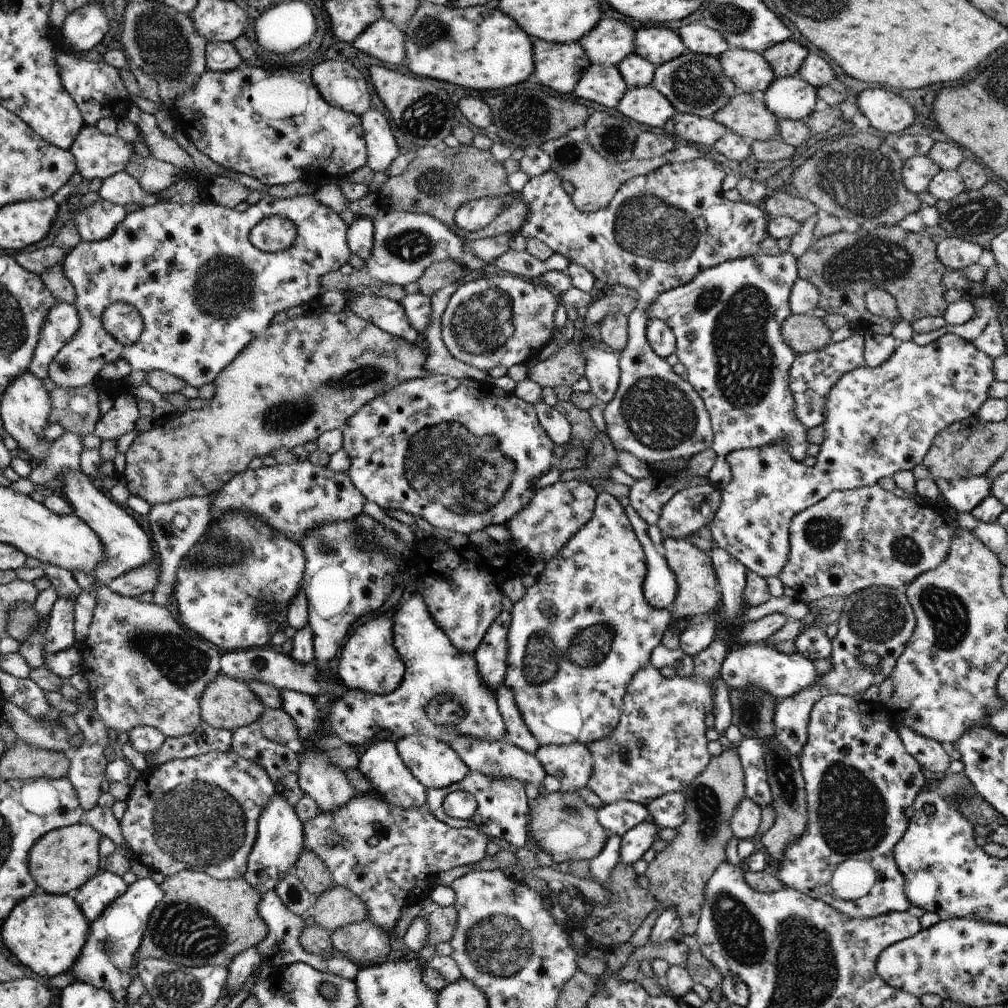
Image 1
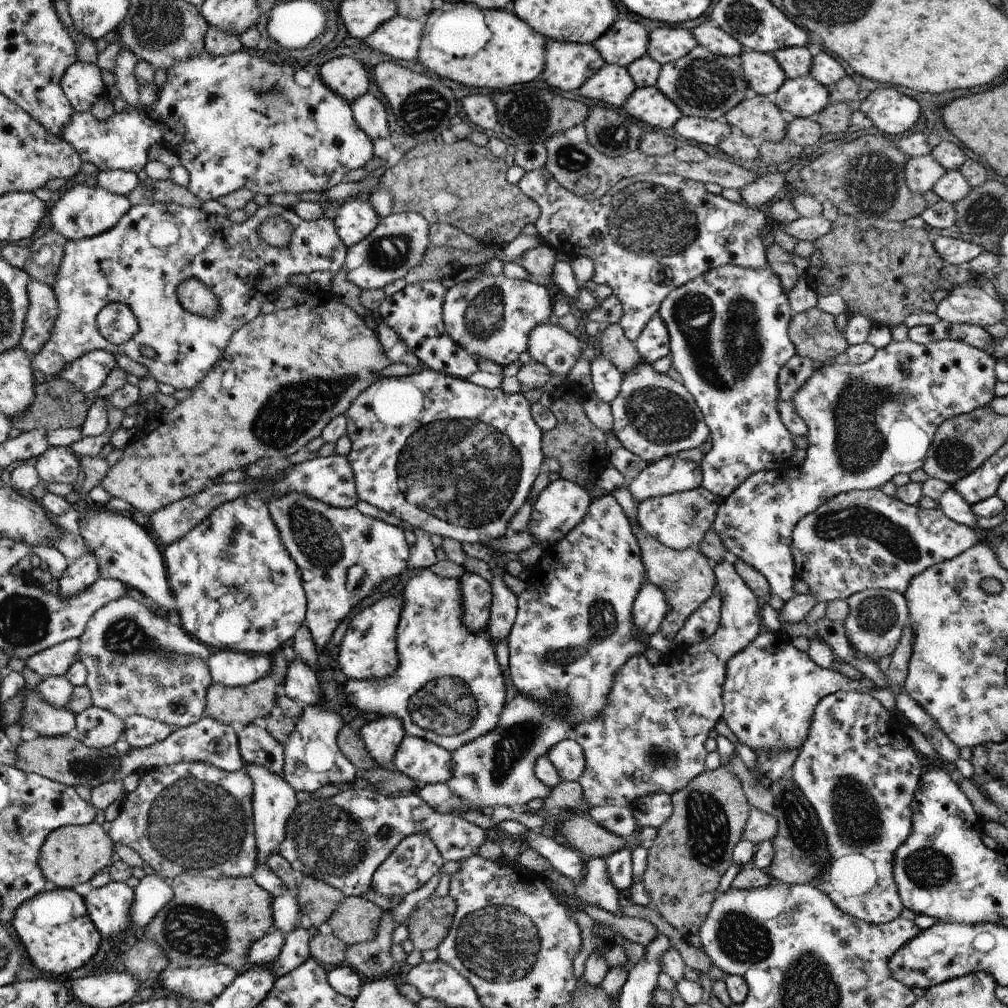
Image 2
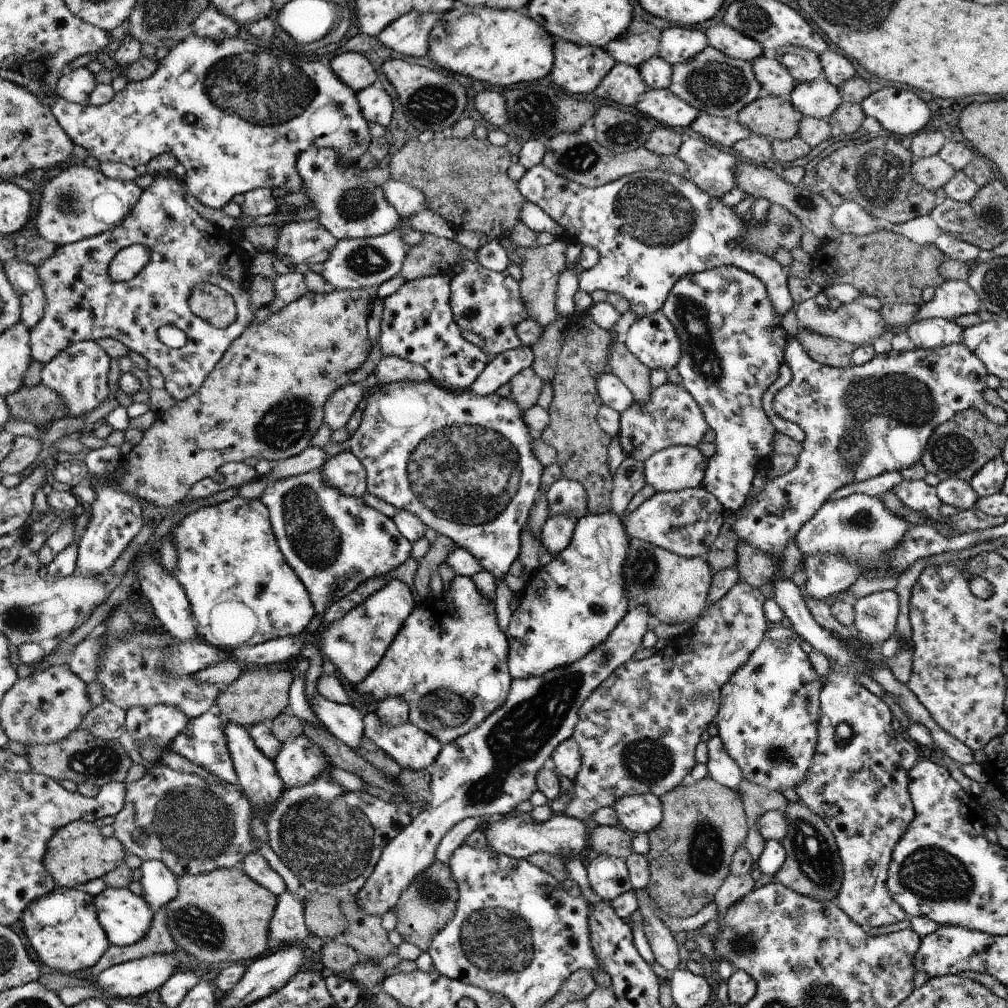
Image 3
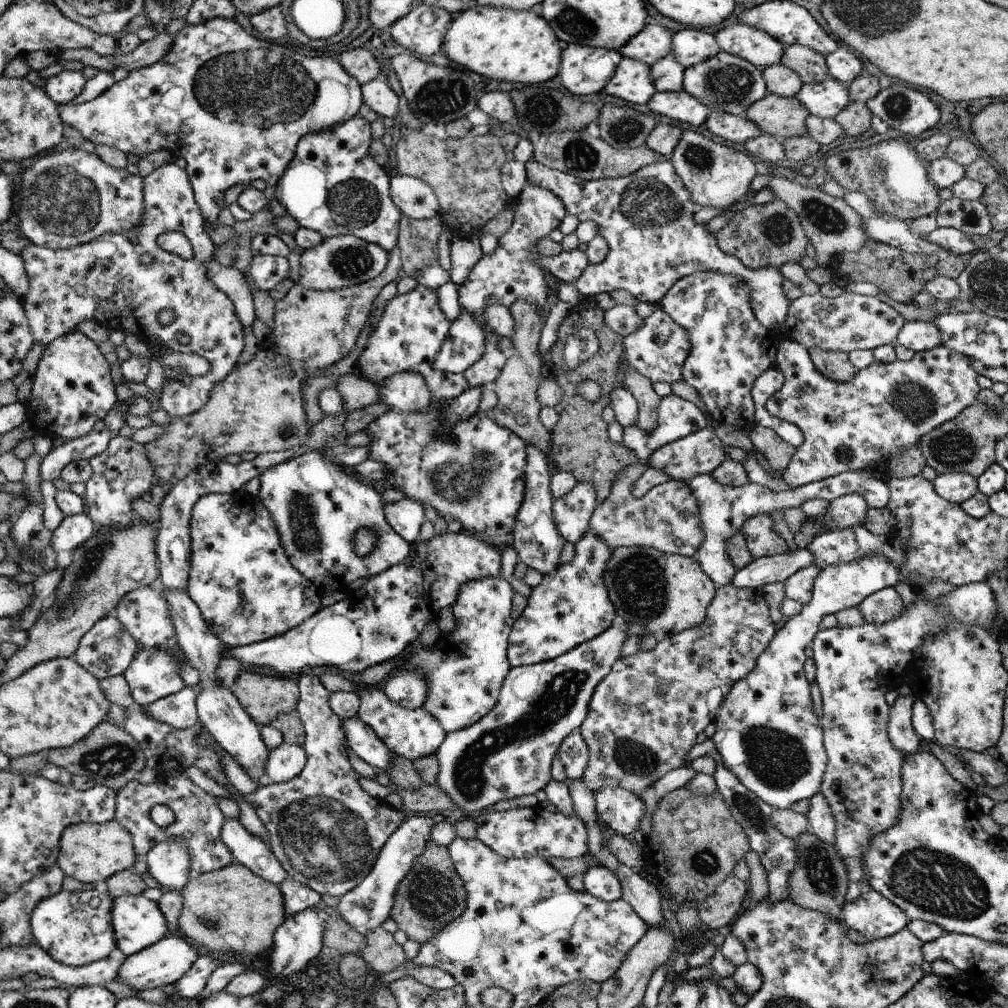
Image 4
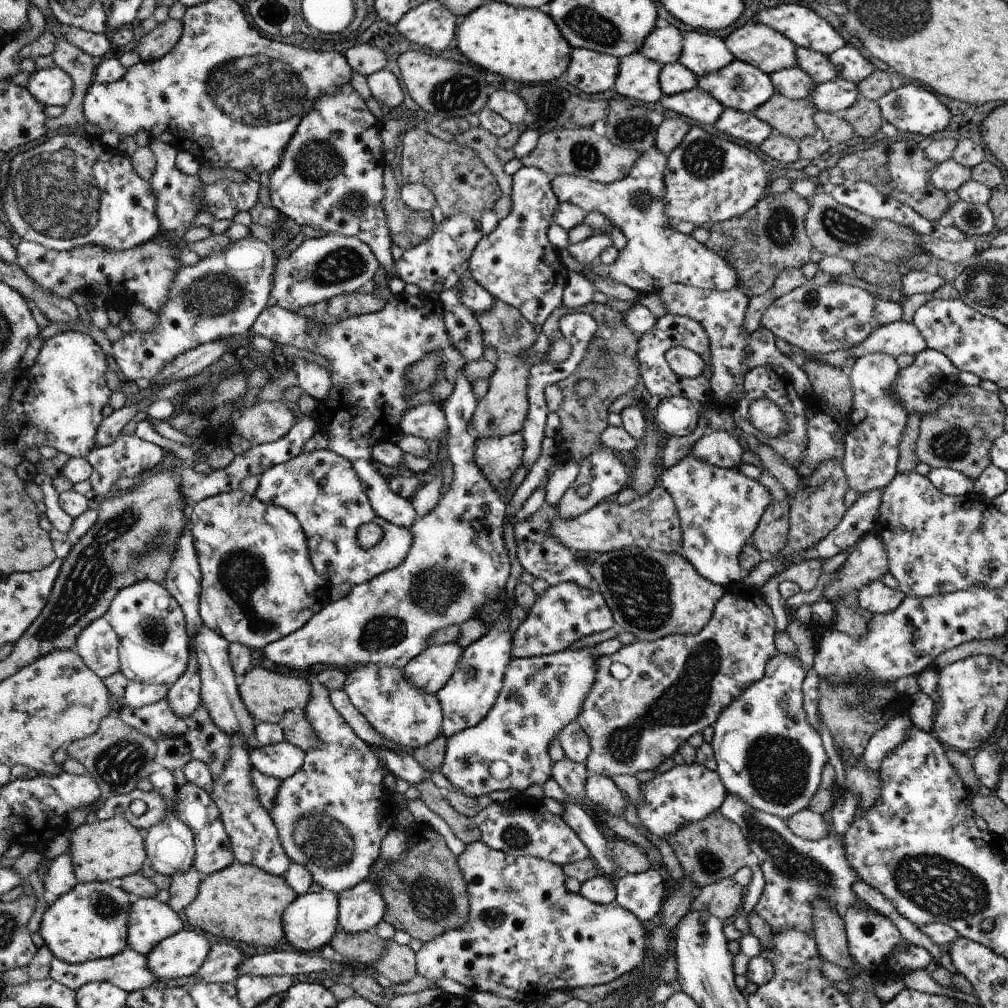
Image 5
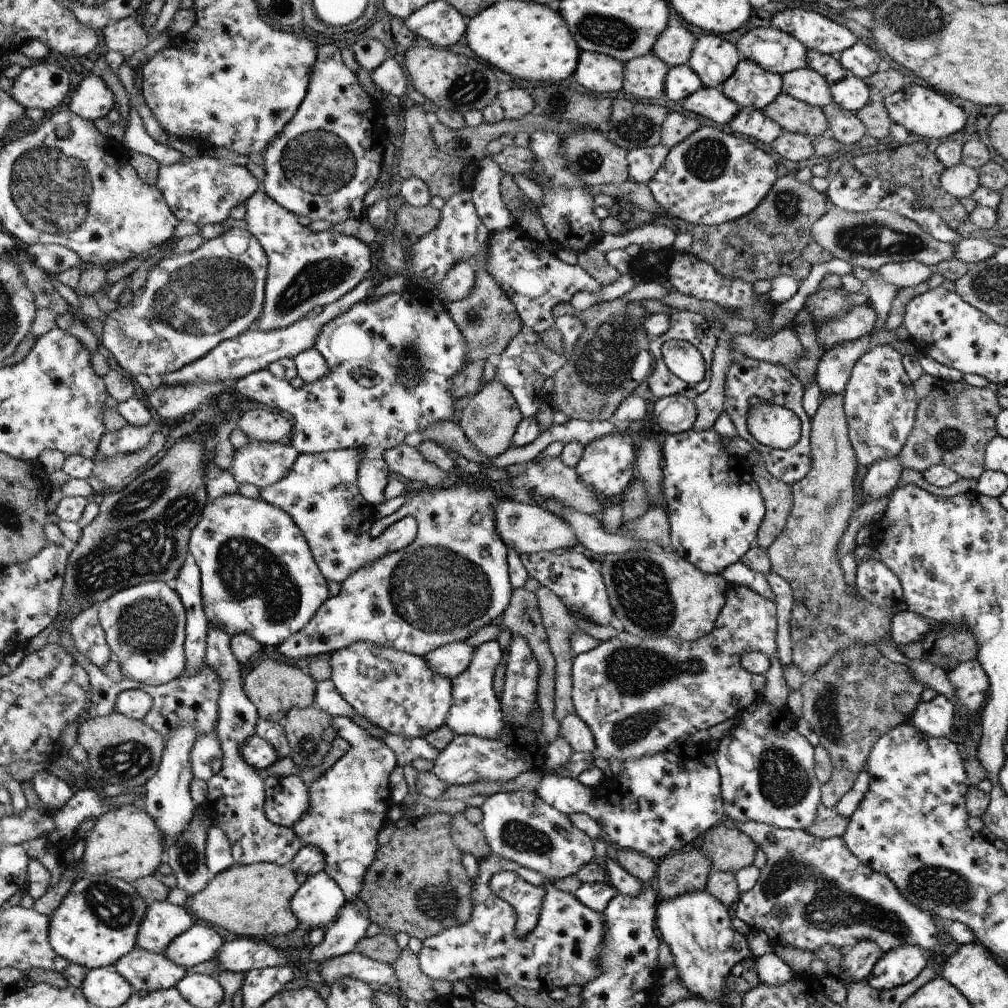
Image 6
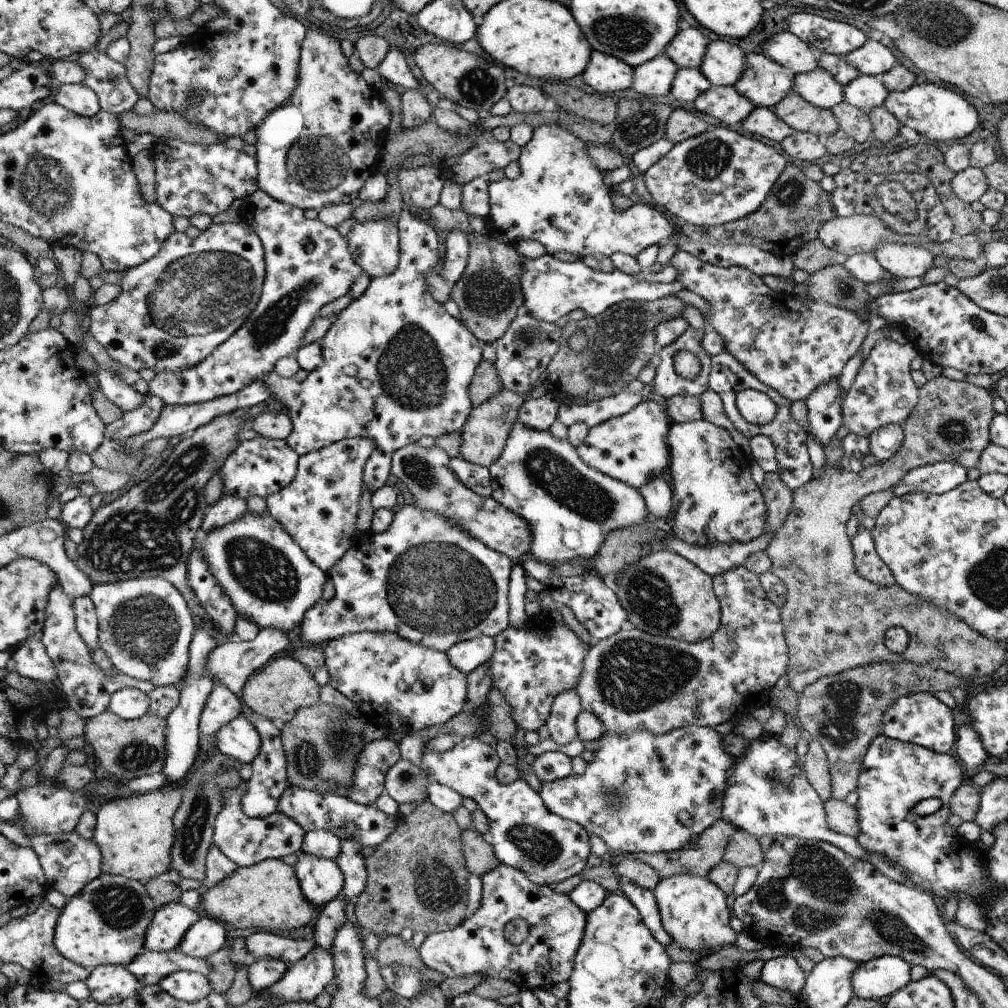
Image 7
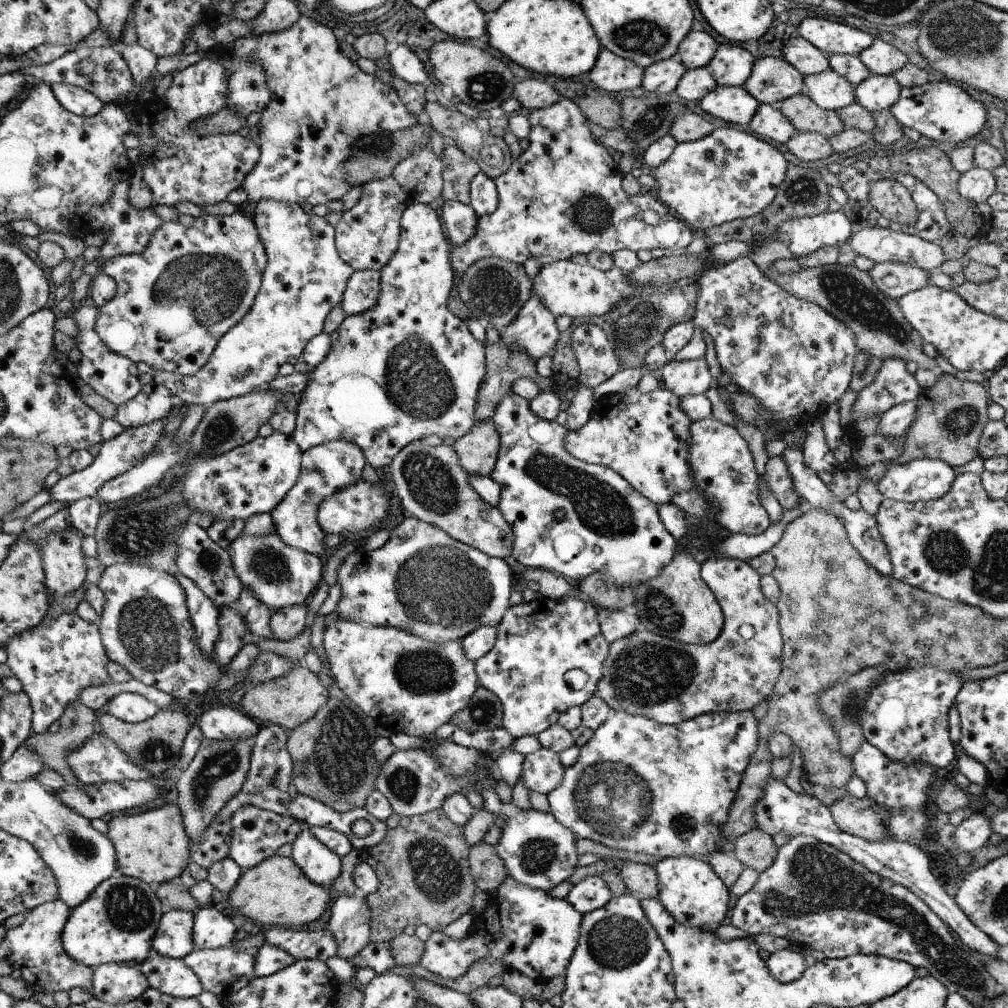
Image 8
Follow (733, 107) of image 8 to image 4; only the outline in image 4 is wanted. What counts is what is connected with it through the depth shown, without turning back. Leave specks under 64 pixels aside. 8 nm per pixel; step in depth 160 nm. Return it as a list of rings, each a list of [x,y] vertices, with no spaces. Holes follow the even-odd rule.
[[[657,91],[647,104],[648,108],[670,120],[700,126],[707,122],[713,110],[686,91]]]

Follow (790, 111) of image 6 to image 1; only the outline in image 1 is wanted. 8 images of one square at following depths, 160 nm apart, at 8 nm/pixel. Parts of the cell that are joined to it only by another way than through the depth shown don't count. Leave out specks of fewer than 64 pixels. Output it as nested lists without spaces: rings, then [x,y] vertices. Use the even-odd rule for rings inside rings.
[[[738,92],[711,118],[749,143],[767,141],[778,133],[777,116],[768,110],[761,95],[757,94]]]

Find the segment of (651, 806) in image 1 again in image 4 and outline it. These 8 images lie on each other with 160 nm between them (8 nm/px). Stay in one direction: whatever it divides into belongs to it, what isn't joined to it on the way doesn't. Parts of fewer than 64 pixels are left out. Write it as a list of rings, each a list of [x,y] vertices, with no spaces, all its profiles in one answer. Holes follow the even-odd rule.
[[[604,787],[595,794],[595,810],[614,832],[633,837],[646,806],[636,793],[622,787]]]

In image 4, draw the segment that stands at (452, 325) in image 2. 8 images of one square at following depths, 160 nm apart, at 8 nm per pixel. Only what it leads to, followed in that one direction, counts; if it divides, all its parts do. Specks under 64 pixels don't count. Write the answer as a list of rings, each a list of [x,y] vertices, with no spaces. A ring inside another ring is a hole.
[[[528,182],[518,198],[518,212],[512,227],[498,239],[497,251],[493,255],[483,255],[458,289],[459,305],[467,313],[474,314],[484,328],[486,324],[482,321],[482,312],[490,305],[512,307],[518,300],[524,299],[542,310],[548,304],[548,288],[544,282],[544,275],[548,273],[535,263],[538,257],[543,257],[535,249],[535,242],[546,240],[550,232],[561,226],[567,215],[565,204],[548,189]],[[486,328],[485,351],[480,360],[477,360],[463,375],[469,382],[469,387],[492,386],[498,375],[502,372],[508,353],[498,348],[498,337],[494,331]]]

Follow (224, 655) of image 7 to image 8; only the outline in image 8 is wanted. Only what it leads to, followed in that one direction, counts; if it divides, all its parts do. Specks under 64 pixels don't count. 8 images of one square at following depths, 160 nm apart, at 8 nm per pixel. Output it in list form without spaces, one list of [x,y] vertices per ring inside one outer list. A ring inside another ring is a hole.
[[[308,604],[297,607],[284,607],[271,616],[269,627],[271,638],[277,641],[289,641],[296,638],[306,626]]]

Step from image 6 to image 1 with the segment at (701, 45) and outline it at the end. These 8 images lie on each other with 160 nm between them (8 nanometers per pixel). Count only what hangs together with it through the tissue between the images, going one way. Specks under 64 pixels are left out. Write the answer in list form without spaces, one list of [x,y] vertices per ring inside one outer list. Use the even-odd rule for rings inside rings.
[[[665,26],[640,27],[634,34],[634,52],[655,66],[678,58],[686,48],[677,31]]]

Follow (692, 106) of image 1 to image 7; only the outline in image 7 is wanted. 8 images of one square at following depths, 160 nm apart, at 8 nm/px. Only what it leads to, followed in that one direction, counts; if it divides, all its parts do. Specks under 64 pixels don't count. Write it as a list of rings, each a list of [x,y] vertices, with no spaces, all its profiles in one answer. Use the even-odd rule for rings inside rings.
[[[748,53],[744,72],[733,87],[754,106],[772,109],[792,92],[795,76],[764,53]]]

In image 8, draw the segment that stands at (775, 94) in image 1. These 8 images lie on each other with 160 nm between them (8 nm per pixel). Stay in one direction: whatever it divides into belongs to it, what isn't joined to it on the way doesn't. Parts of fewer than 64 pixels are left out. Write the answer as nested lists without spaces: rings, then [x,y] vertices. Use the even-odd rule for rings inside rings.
[[[870,75],[855,86],[855,101],[869,113],[890,109],[900,96],[901,86],[892,75]]]

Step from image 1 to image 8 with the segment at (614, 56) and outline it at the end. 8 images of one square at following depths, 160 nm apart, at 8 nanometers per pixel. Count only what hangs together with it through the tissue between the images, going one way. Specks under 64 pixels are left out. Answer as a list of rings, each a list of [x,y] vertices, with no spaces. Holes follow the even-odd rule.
[[[690,32],[680,44],[676,57],[685,65],[686,70],[706,67],[718,45],[708,32]]]

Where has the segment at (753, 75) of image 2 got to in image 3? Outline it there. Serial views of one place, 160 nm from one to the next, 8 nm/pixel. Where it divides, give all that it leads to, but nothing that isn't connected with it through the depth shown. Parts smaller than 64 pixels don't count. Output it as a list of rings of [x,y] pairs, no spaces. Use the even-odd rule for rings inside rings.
[[[761,56],[753,62],[763,93],[788,99],[796,83],[790,72],[778,60]]]

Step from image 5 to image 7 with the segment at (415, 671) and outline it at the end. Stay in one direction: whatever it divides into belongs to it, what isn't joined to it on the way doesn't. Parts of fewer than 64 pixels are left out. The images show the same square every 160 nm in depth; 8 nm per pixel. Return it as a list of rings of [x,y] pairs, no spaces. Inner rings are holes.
[[[487,636],[476,637],[457,643],[449,648],[448,658],[456,668],[468,674],[480,665],[491,660],[495,649],[495,640]]]

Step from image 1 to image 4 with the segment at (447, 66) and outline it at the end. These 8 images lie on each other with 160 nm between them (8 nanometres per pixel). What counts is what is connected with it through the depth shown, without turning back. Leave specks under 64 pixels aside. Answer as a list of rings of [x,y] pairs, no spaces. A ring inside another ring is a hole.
[[[476,3],[455,15],[449,28],[449,35],[444,36],[444,44],[445,47],[442,48],[444,55],[452,62],[464,66],[468,71],[500,80],[500,82],[522,82],[522,84],[546,83],[556,77],[561,68],[564,48],[566,48],[566,44],[558,38],[554,28],[542,15],[531,10],[494,8]]]

